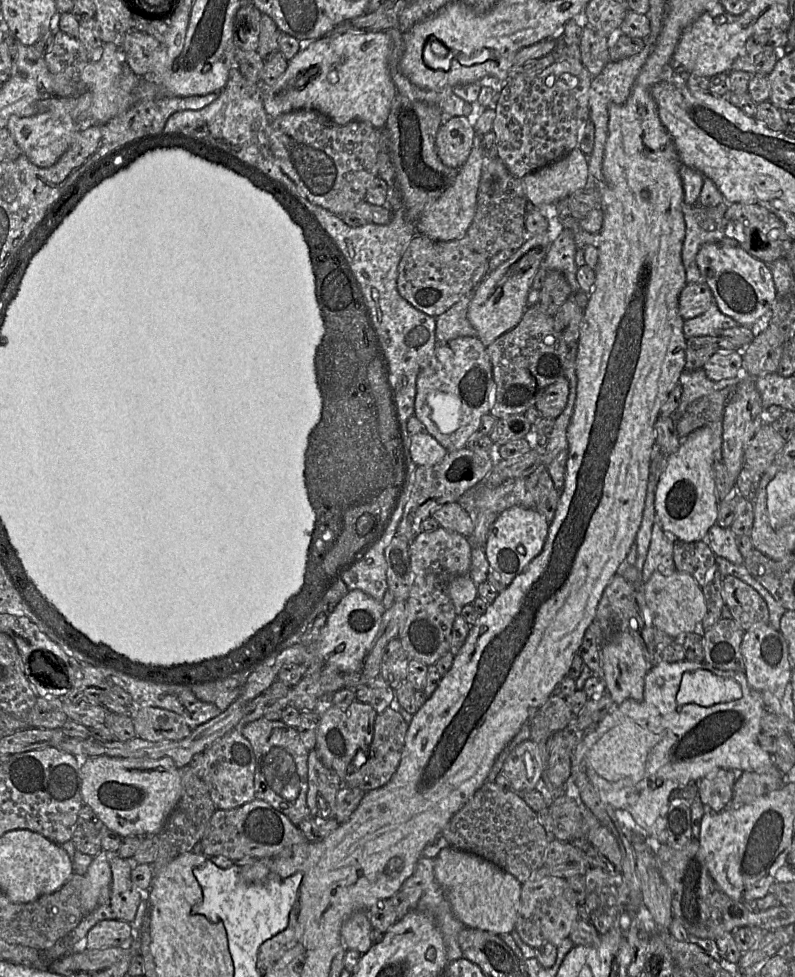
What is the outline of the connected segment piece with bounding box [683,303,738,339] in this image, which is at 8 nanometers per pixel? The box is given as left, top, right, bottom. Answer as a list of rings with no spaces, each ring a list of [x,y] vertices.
[[[715,303],[701,315],[684,321],[686,339],[699,336],[718,336],[722,330],[737,327],[738,323],[724,315]]]

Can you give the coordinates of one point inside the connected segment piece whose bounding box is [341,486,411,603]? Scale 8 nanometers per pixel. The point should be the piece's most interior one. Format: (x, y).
(368, 575)

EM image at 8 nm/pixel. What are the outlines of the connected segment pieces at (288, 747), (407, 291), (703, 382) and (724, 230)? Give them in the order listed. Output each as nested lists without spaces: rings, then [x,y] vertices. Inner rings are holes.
[[[264,717],[240,726],[240,731],[251,743],[255,758],[255,798],[270,804],[284,814],[296,827],[311,817],[307,806],[308,754],[296,728],[282,720],[270,721]]]
[[[416,234],[398,266],[397,290],[415,309],[438,317],[463,296],[474,293],[489,273],[490,256],[477,252],[466,235],[453,241],[434,241]]]
[[[684,369],[678,384],[682,388],[681,400],[676,411],[670,416],[675,424],[684,414],[687,407],[695,400],[721,392],[727,388],[735,388],[737,379],[727,379],[719,382],[710,380],[702,369],[689,371]]]
[[[729,203],[705,208],[698,204],[683,204],[685,237],[681,250],[681,260],[685,269],[686,285],[702,281],[696,264],[699,249],[707,243],[724,242],[732,239],[745,242],[743,225],[739,222],[727,223],[725,213]]]

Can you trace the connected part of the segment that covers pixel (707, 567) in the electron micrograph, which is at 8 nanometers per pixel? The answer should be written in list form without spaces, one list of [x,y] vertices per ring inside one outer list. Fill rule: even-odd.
[[[702,540],[685,542],[673,541],[673,560],[676,571],[690,574],[704,587],[717,569],[716,555]]]

